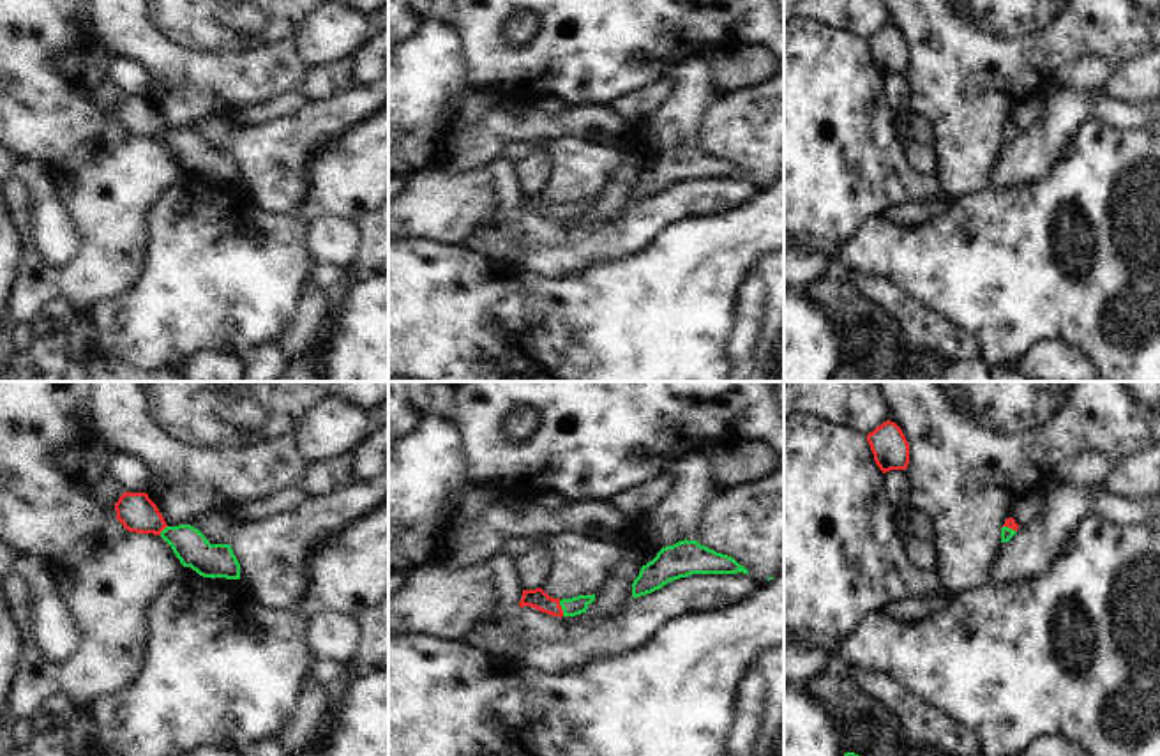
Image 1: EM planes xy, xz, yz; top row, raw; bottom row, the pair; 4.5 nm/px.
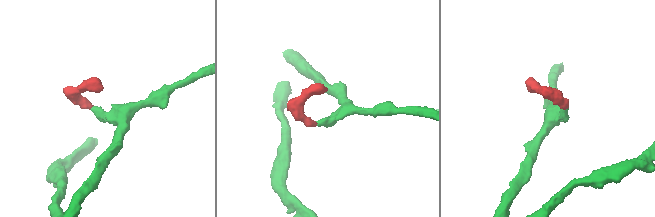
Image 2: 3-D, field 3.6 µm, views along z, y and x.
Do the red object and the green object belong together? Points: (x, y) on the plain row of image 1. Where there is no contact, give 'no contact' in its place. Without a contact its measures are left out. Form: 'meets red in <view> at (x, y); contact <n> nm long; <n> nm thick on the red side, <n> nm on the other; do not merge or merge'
meets red in xz at (560, 212); contact 80 nm long; 90 nm thick on the red side, 80 nm on the other; merge

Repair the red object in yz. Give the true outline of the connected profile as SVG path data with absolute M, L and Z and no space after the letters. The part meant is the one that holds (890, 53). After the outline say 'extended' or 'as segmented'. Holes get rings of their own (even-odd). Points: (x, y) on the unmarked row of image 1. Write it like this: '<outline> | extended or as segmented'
M886 25L867 39L874 65L883 78L890 74L906 74L909 69L909 48L902 34Z | as segmented

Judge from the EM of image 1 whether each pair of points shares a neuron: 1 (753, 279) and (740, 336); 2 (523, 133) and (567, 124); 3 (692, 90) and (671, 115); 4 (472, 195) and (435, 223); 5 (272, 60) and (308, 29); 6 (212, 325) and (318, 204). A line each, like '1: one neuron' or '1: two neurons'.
1: one neuron
2: one neuron
3: one neuron
4: one neuron
5: two neurons
6: one neuron

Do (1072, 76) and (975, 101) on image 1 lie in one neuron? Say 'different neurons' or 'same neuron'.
different neurons

